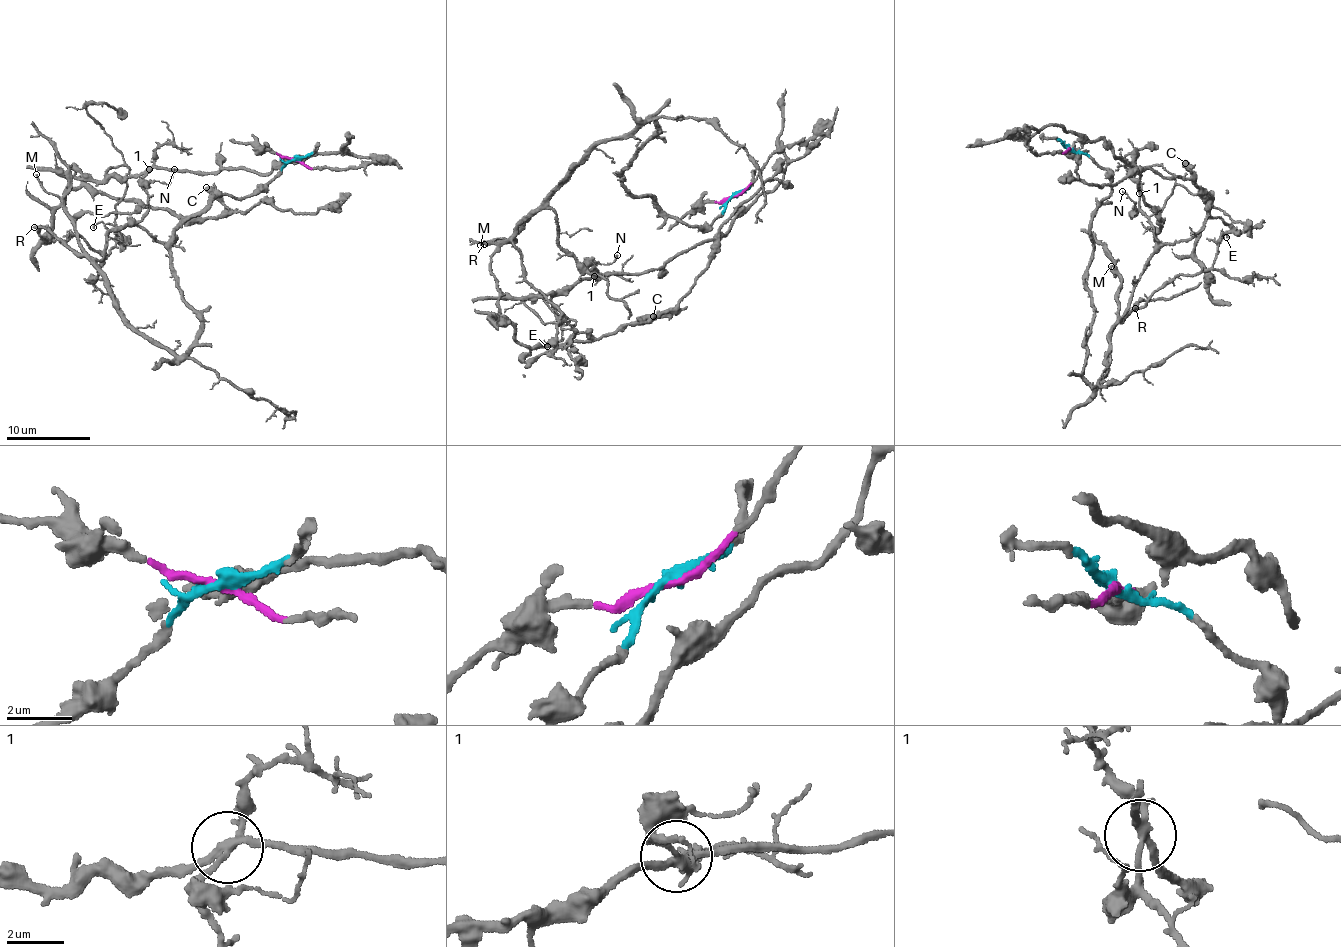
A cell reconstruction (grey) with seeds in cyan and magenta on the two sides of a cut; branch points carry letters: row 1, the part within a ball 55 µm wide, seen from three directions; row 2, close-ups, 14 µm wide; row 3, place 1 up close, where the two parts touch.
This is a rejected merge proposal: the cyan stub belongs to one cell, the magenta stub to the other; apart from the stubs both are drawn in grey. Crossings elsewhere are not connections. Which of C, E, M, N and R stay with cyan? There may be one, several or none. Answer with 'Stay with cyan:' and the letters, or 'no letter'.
Stay with cyan: E, M, N, R

